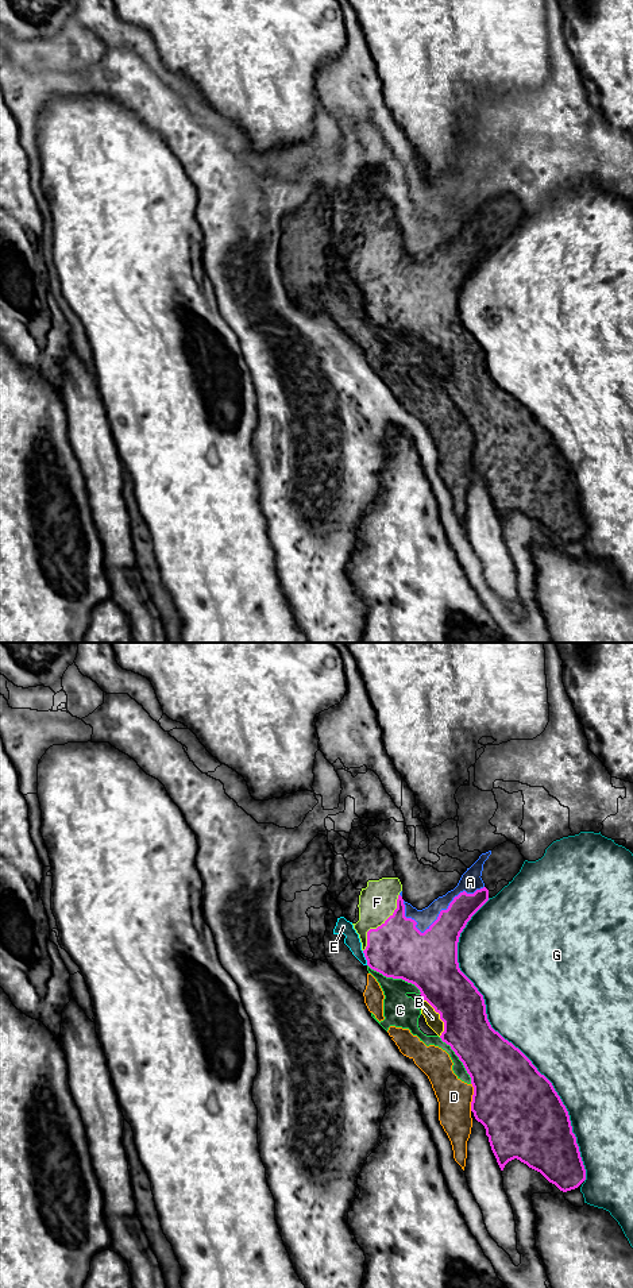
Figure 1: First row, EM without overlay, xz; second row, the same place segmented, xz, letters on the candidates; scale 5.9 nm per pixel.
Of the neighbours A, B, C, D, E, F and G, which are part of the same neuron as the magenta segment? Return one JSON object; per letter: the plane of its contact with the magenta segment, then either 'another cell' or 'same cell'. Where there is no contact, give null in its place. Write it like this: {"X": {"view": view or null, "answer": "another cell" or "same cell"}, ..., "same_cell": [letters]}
{"A": {"view": "xz", "answer": "same cell"}, "B": {"view": "xz", "answer": "same cell"}, "C": {"view": "xz", "answer": "another cell"}, "D": {"view": "xz", "answer": "another cell"}, "E": {"view": "xz", "answer": "another cell"}, "F": {"view": "xz", "answer": "same cell"}, "G": {"view": "xz", "answer": "another cell"}, "same_cell": ["A", "B", "F"]}

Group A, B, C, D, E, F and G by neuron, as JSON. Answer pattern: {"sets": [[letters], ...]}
{"sets": [["A", "B", "F"], ["C", "D", "E"], ["G"]]}

